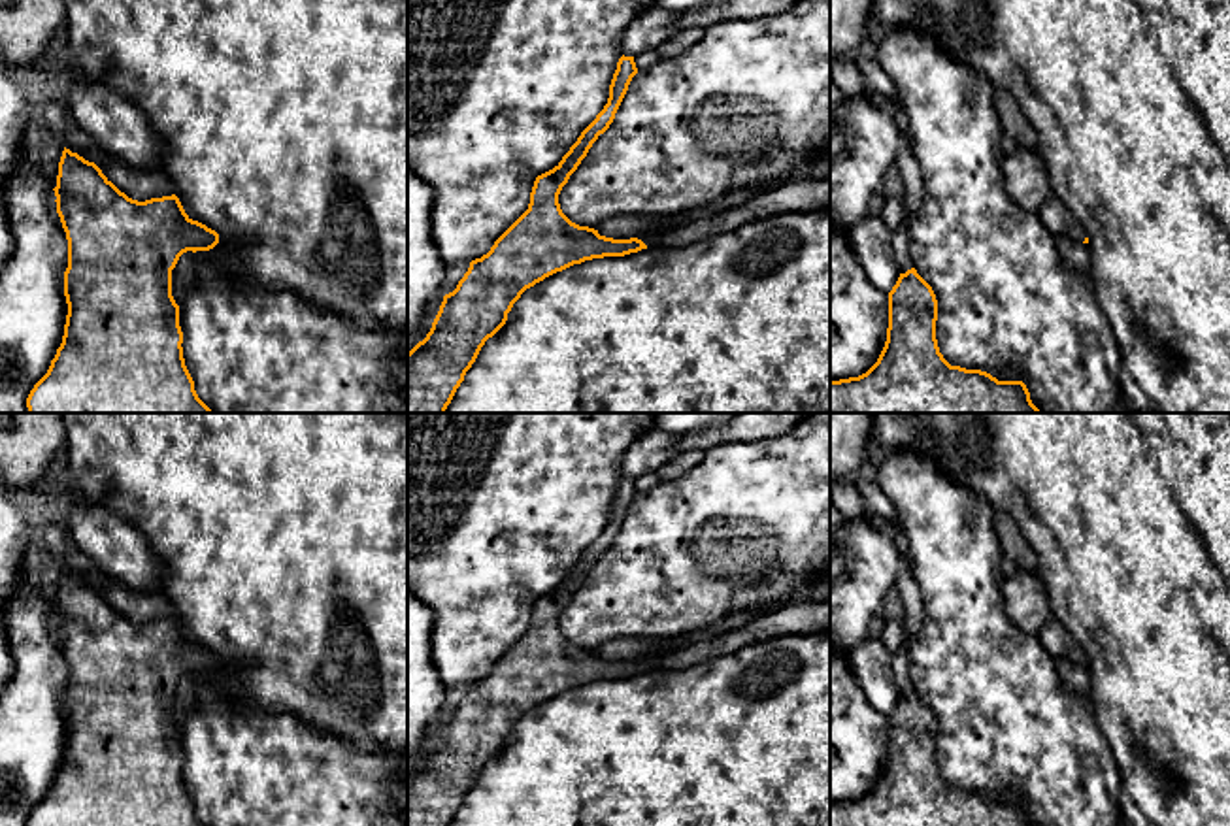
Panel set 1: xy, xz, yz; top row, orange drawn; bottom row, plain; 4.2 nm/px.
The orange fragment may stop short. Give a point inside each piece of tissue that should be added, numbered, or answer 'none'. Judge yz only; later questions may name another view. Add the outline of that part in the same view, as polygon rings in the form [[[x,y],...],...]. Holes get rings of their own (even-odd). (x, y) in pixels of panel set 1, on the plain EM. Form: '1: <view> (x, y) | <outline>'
1: yz (1055, 638) | [[[1051,617],[1041,632],[1038,634],[1041,645],[1056,658],[1072,660],[1077,666],[1083,666],[1087,654],[1077,639],[1064,628],[1064,624]]]

